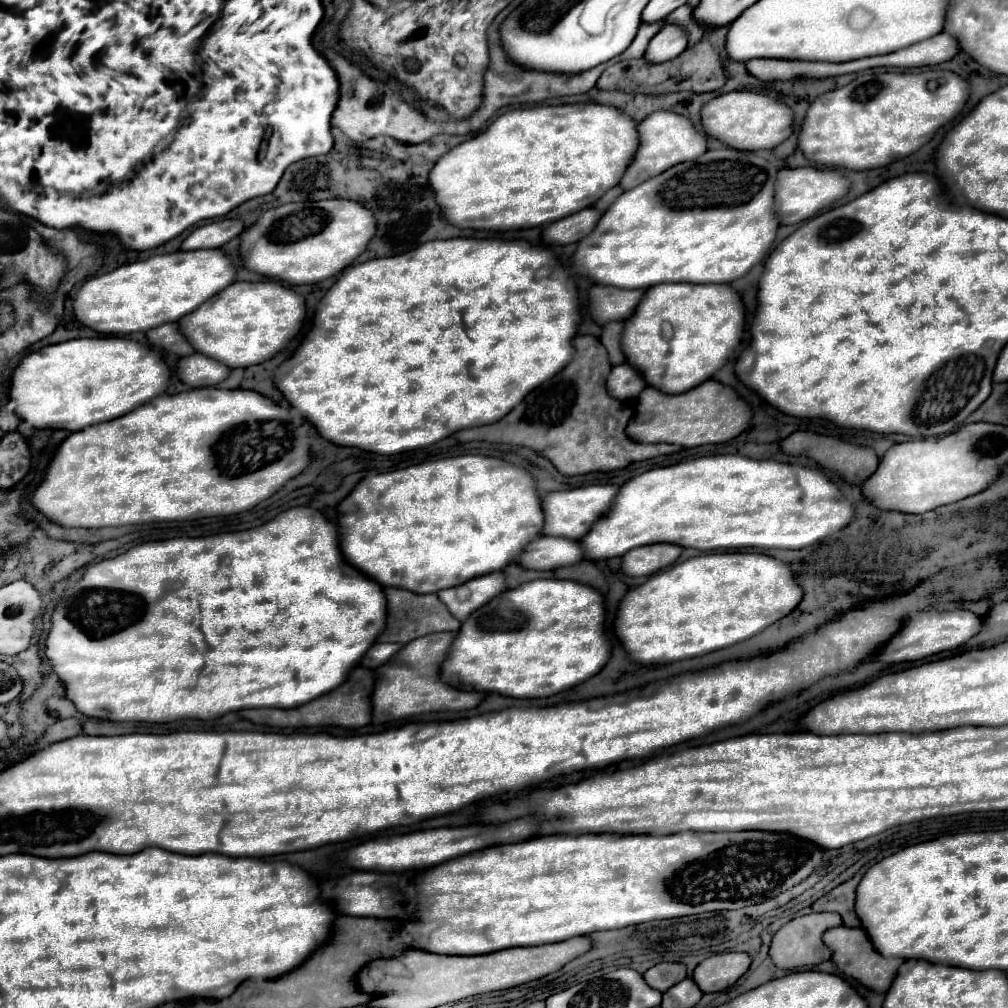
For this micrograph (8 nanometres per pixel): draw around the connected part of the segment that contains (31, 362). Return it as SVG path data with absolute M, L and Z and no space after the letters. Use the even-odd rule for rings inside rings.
M93 337L93 339L71 339L65 343L43 347L27 355L13 373L11 383L11 407L13 413L39 429L69 429L81 431L89 425L117 419L139 405L163 395L171 385L173 371L165 363L163 353L149 345L137 343L127 337Z

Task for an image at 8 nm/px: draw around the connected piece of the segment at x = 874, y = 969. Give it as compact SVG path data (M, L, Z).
M845 925L833 927L833 929L825 931L823 941L833 949L833 961L837 963L841 975L853 977L853 979L861 981L863 985L867 985L867 987L871 987L875 991L881 991L881 993L885 993L889 989L899 965L903 963L901 957L885 957L885 955L881 955L873 947L873 943L869 941L867 933L861 927L845 927Z

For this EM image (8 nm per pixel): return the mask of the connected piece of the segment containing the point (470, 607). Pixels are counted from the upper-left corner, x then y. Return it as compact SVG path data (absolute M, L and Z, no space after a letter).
M497 571L497 573L487 573L485 577L475 577L465 585L443 589L437 595L453 613L453 617L457 617L459 621L465 621L467 613L473 613L477 607L485 605L485 601L497 597L497 593L503 593L505 589L507 589L505 575Z

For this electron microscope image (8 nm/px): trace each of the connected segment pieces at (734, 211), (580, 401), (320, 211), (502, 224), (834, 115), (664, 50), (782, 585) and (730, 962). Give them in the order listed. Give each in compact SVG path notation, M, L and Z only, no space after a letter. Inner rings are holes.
M729 147L711 149L705 155L697 157L695 161L679 163L679 165L667 169L665 173L647 179L645 183L637 185L635 189L625 191L603 213L603 217L597 223L597 227L593 229L593 233L579 241L577 251L571 257L575 273L589 277L597 285L615 285L615 287L623 287L623 289L639 289L639 287L653 287L657 283L679 283L679 281L683 281L683 283L731 283L731 281L743 277L757 263L761 263L773 247L773 241L775 241L777 231L779 231L779 221L777 221L777 215L773 213L773 191L775 191L777 173L779 173L779 167L773 161L769 161L765 157L759 157L757 153L745 153L745 151L729 149Z
M563 369L561 375L531 391L507 417L485 427L459 431L459 441L491 441L527 445L547 457L563 475L583 475L593 471L613 471L635 461L683 451L677 445L637 443L629 439L627 425L635 413L633 403L609 397L605 379L611 371Z
M327 199L317 203L287 203L277 209L265 211L255 225L243 231L239 255L245 259L245 267L255 273L273 277L289 285L307 285L329 279L341 273L345 267L349 267L365 251L365 247L373 239L373 233L377 233L377 223L373 221L373 213L369 213L369 209L357 205L355 201Z
M567 103L567 105L535 105L535 107L523 107L523 109L511 109L497 117L487 131L481 135L453 147L441 161L437 161L437 167L431 171L431 187L437 195L439 207L445 211L445 217L457 225L457 227L471 227L471 229L487 229L487 231L509 231L509 229L529 229L547 225L553 221L559 221L567 215L573 215L585 207L591 207L595 201L599 201L609 189L619 185L621 177L625 175L625 169L629 167L629 161L633 161L633 153L637 153L637 121L629 117L623 109L617 109L613 105L601 105L601 103Z
M923 69L923 71L879 71L863 73L855 81L835 91L829 91L813 101L799 133L799 147L805 157L827 165L827 167L845 167L845 169L877 169L889 165L893 159L903 159L919 151L929 143L935 133L953 121L965 107L969 99L969 83L953 71L941 69Z
M667 23L663 25L663 29L651 39L645 57L655 63L655 61L669 61L673 57L677 57L679 53L683 53L687 49L689 43L689 35L687 29L675 23Z
M707 553L675 563L637 589L631 589L619 605L615 633L633 661L669 663L745 641L777 619L789 615L797 601L801 601L801 589L793 585L793 573L789 573L775 557L763 553Z
M721 953L699 963L693 971L693 979L703 993L715 993L731 987L749 965L751 957L747 953Z

